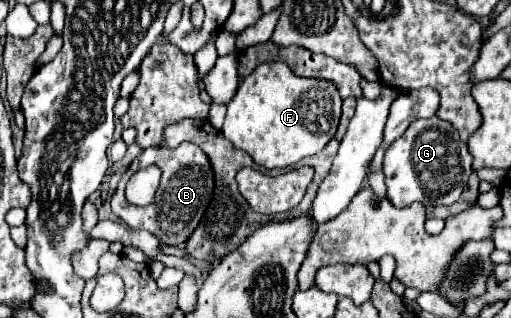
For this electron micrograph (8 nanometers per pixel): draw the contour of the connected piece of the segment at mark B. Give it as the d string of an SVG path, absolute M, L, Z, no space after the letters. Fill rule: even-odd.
M181 143L175 149L151 147L151 149L143 151L131 163L131 167L125 171L125 175L121 177L119 187L117 187L115 195L111 197L111 209L131 229L145 229L145 231L153 233L159 239L159 243L165 243L165 245L181 245L187 241L187 237L199 225L199 221L201 221L201 217L209 205L211 189L213 189L211 167L209 167L207 155L197 145ZM149 165L157 165L163 173L163 179L161 179L161 185L157 189L155 201L151 205L145 205L145 207L137 207L125 199L125 185L133 173L137 173L139 169L149 167Z

